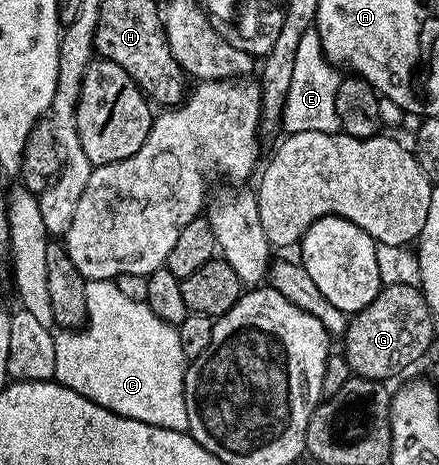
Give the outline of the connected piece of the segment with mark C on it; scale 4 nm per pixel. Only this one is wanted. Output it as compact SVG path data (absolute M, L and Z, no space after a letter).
M89 280L85 286L87 319L78 330L63 330L55 336L56 370L54 379L69 390L105 406L119 416L153 426L186 432L189 414L185 406L183 379L189 358L181 350L176 325L166 324L147 304L132 302L117 290L114 280Z

